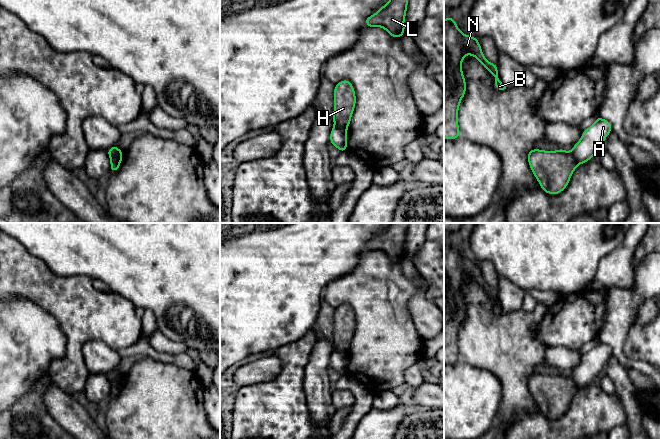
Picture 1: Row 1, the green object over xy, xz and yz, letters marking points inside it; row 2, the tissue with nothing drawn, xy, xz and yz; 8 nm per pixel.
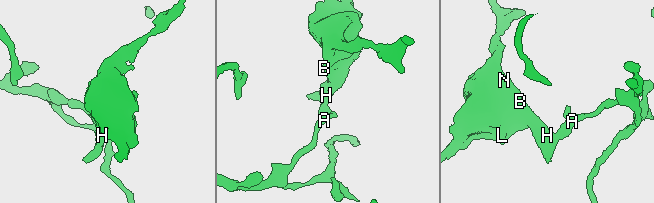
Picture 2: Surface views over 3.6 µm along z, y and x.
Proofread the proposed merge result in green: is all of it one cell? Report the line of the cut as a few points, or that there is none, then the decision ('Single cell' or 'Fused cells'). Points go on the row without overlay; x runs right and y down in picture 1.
Split along xy (122, 377), (110, 383). Fused cells

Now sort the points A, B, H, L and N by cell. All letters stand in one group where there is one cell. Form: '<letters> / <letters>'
A / B H L N

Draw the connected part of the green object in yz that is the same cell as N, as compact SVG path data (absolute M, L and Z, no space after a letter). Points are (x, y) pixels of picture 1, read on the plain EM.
M450 239L444 244L444 363L455 364L461 360L458 333L466 317L466 304L461 292L466 278L474 280L495 301L496 313L506 313L499 303L497 288L484 281L478 262L462 257Z

